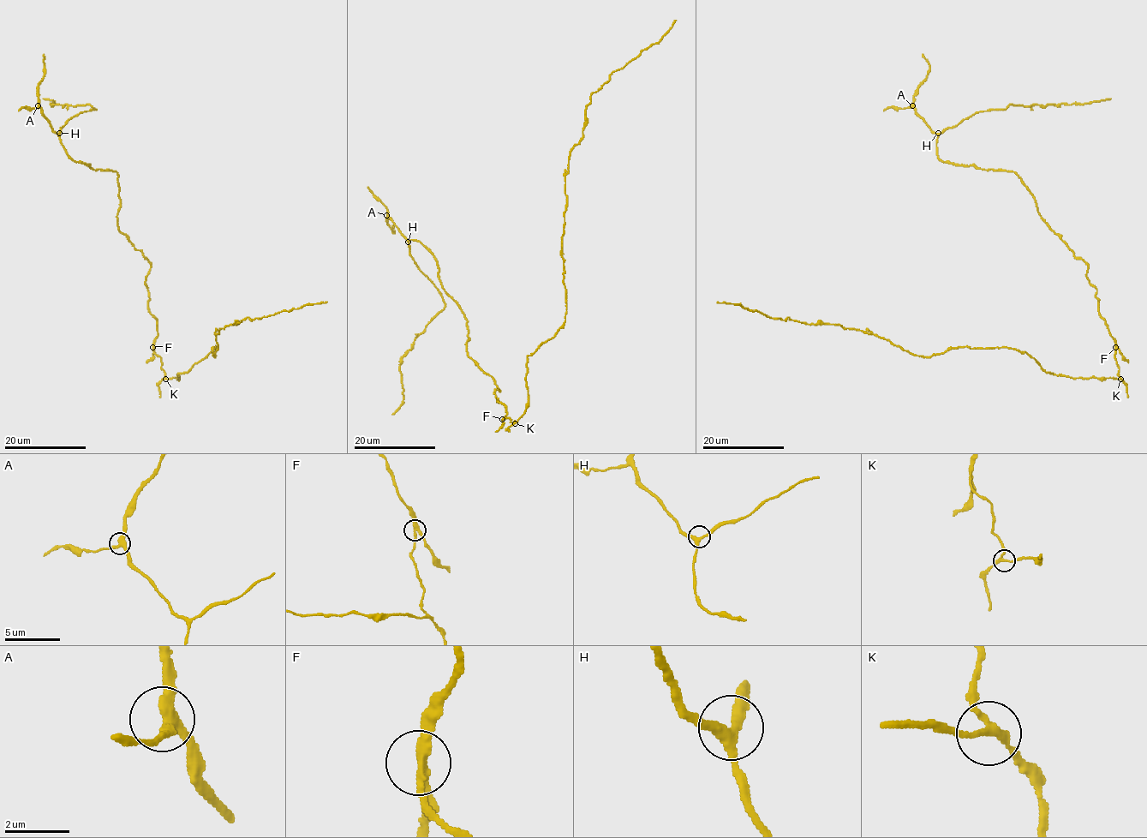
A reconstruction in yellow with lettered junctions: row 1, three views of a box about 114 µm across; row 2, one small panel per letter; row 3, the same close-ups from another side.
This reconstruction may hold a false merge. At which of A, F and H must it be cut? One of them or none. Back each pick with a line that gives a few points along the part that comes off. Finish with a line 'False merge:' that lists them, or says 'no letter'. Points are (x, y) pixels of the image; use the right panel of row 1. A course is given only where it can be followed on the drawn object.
F: Course of the part to remove: (1116, 346), (1120, 378), (1070, 378), (1008, 347), (958, 346), (921, 356), (860, 330), (717, 302)
False merge: F

